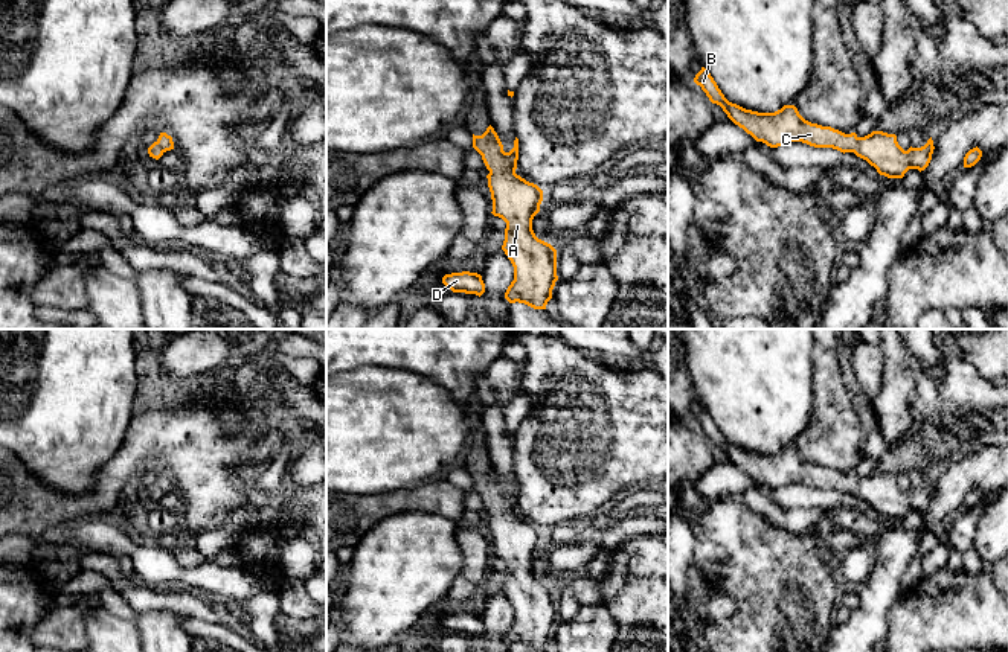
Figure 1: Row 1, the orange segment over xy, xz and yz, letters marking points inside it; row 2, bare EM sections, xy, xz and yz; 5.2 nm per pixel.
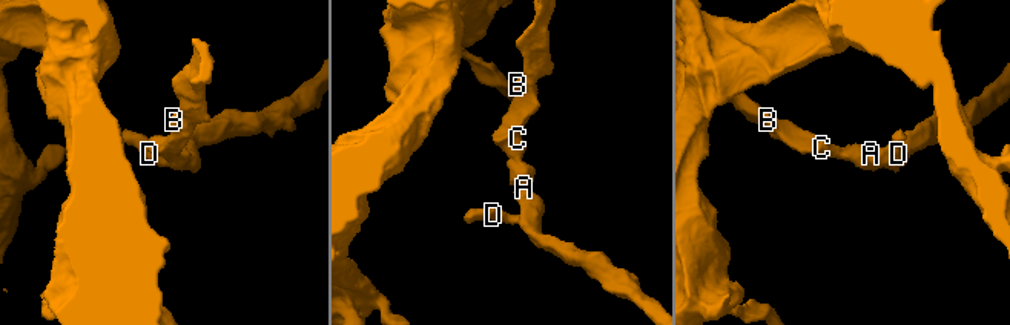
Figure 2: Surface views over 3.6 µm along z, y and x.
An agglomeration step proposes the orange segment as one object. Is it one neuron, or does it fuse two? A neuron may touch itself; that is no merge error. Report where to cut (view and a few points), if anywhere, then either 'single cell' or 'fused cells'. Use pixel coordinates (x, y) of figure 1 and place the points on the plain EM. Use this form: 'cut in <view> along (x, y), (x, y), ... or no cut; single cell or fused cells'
no cut; single cell

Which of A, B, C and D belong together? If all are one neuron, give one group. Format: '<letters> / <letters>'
A B C D

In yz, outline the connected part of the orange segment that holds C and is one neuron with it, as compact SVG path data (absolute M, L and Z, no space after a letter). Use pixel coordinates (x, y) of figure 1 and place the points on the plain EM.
M705 408L695 416L694 423L701 428L712 445L723 449L735 466L770 489L802 483L814 489L833 489L843 495L854 494L888 519L903 519L909 510L921 513L932 501L935 491L932 478L924 487L910 487L904 492L895 475L883 472L872 472L865 478L859 478L856 474L845 475L805 462L795 446L784 446L775 454L746 451L724 439Z

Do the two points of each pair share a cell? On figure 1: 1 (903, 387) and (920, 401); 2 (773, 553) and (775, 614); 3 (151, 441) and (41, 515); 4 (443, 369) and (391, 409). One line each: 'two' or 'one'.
1: two
2: one
3: one
4: two

